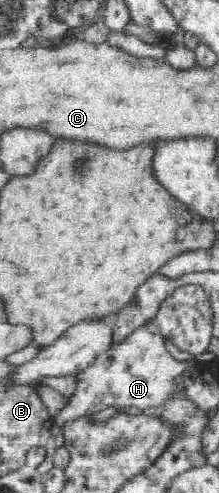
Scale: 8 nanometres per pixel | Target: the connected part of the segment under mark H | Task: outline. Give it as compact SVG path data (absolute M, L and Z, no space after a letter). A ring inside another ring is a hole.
M150 317L138 326L128 338L112 344L102 352L88 368L76 375L76 391L66 402L66 406L53 416L55 428L64 429L66 424L84 420L106 410L106 408L126 408L127 413L151 413L160 406L175 388L175 378L190 366L170 355L164 342L165 337L157 317Z

